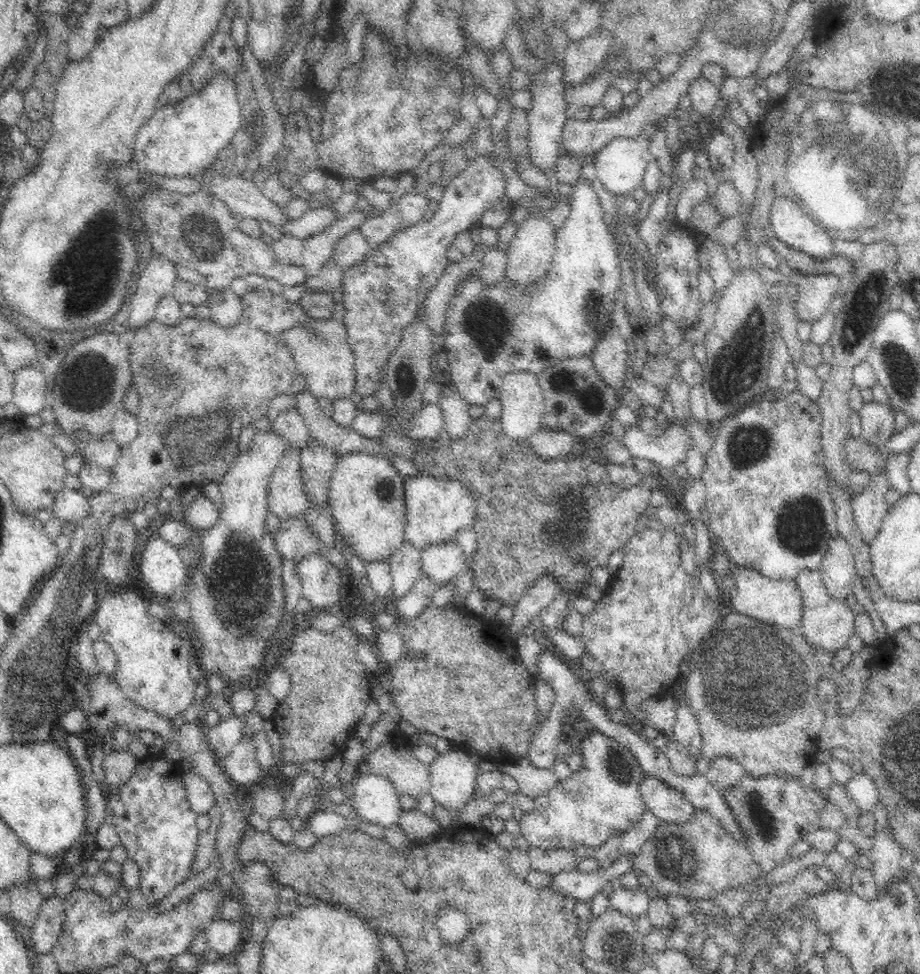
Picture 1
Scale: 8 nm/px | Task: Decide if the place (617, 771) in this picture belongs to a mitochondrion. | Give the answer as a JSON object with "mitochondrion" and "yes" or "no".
{"mitochondrion":"yes"}

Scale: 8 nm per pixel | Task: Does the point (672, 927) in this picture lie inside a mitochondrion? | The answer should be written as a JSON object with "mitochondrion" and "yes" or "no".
{"mitochondrion":"no"}

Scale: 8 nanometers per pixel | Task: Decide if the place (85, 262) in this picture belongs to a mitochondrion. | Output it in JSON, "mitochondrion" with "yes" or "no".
{"mitochondrion":"yes"}

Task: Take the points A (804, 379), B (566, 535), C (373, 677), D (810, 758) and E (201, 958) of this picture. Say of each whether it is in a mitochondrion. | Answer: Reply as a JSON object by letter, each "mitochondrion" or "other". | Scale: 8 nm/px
{"A":"other","B":"mitochondrion","C":"other","D":"other","E":"other"}

